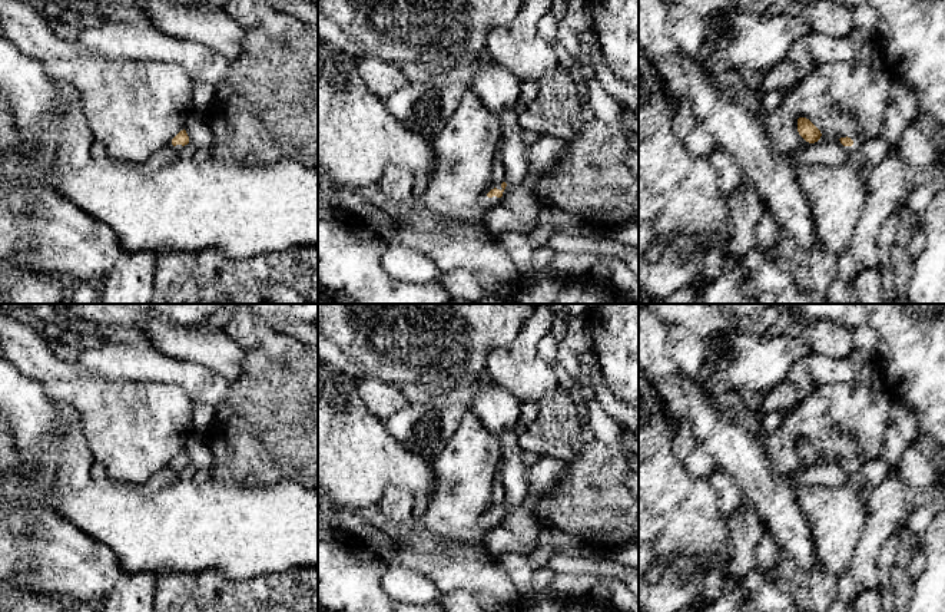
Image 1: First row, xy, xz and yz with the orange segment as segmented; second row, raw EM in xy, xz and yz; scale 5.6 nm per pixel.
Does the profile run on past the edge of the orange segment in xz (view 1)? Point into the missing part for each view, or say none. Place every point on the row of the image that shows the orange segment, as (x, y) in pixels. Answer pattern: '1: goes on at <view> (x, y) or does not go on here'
1: does not go on here

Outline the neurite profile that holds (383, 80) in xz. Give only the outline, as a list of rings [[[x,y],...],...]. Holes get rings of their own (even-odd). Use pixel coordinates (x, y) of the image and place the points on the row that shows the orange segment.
[[[377,57],[361,59],[358,70],[372,95],[382,100],[387,100],[407,83],[405,76],[399,70]]]

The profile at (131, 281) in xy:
[[[129,251],[103,279],[97,304],[149,304],[155,271],[156,252]]]

